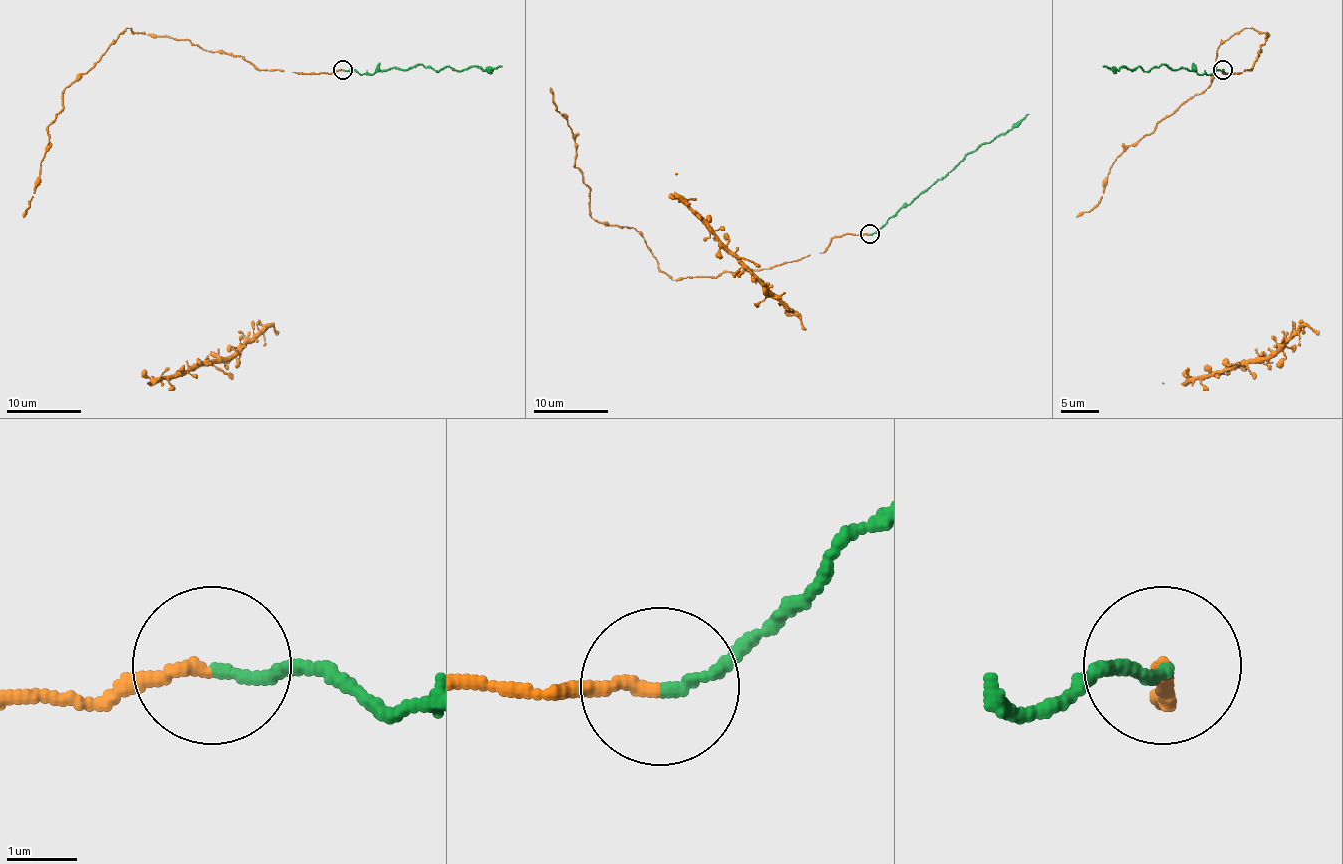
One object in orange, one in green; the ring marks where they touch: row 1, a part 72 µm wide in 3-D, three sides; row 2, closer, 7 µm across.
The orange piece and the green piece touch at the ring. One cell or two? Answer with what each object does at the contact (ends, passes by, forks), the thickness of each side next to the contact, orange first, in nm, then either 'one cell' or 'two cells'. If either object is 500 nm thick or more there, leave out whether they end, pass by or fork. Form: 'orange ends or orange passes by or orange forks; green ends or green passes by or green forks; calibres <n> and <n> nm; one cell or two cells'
orange ends; green ends; calibres 190 and 150 nm; two cells

